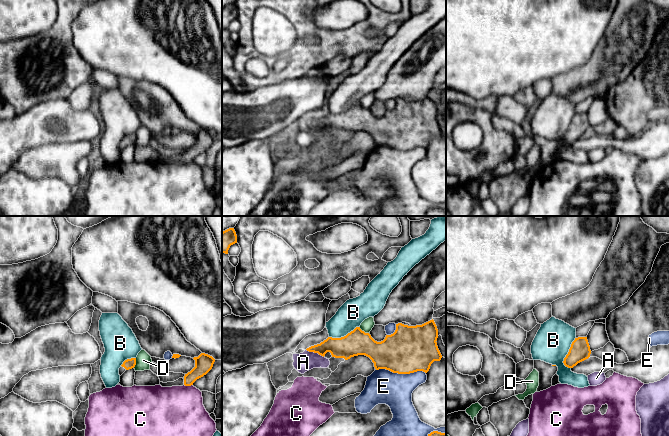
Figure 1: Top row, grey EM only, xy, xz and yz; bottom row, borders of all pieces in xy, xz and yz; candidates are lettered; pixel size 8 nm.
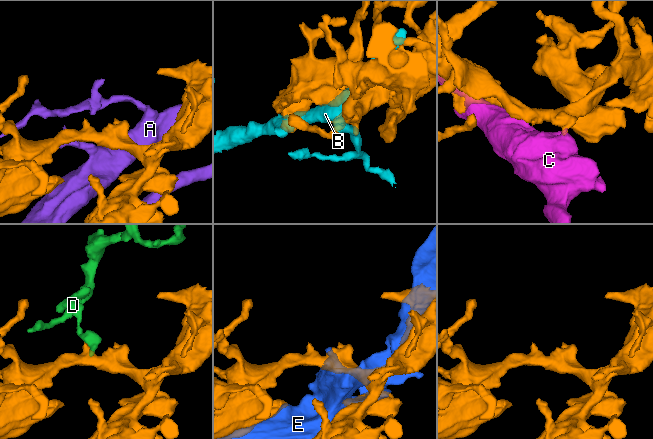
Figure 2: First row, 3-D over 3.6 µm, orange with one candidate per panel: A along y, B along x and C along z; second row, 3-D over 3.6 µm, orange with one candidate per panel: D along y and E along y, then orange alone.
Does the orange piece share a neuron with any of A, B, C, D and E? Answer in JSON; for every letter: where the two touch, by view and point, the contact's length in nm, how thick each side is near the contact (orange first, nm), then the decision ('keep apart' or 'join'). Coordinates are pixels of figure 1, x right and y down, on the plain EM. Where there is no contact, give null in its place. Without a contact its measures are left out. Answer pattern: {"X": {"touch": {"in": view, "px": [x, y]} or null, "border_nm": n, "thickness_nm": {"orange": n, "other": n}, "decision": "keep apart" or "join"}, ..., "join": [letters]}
{"A": {"touch": {"in": "xz", "px": [315, 128]}, "border_nm": 160, "thickness_nm": {"orange": 180, "other": 160}, "decision": "keep apart"}, "B": {"touch": {"in": "yz", "px": [568, 129]}, "border_nm": 260, "thickness_nm": {"orange": 160, "other": 300}, "decision": "keep apart"}, "C": {"touch": {"in": "xy", "px": [188, 161]}, "border_nm": 70, "thickness_nm": {"orange": 140, "other": 440}, "decision": "keep apart"}, "D": {"touch": {"in": "xz", "px": [363, 107]}, "border_nm": 90, "thickness_nm": {"orange": 220, "other": 90}, "decision": "keep apart"}, "E": {"touch": {"in": "xz", "px": [400, 149]}, "border_nm": 400, "thickness_nm": {"orange": 380, "other": 280}, "decision": "keep apart"}, "join": []}

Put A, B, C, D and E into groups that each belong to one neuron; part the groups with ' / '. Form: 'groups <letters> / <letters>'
groups A / B / C / D / E

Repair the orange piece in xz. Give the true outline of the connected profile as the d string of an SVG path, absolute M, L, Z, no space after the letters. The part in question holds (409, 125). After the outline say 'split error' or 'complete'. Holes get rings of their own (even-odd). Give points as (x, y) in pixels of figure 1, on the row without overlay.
M434 96L422 101L408 102L402 99L396 100L396 106L391 111L386 111L381 118L375 117L369 109L365 109L356 103L353 107L341 114L328 113L320 120L311 122L306 126L325 132L330 128L332 133L344 134L345 136L358 131L369 133L374 139L376 146L386 145L393 149L410 150L417 147L427 149L434 137L440 137L442 131L437 122L438 105Z; complete

